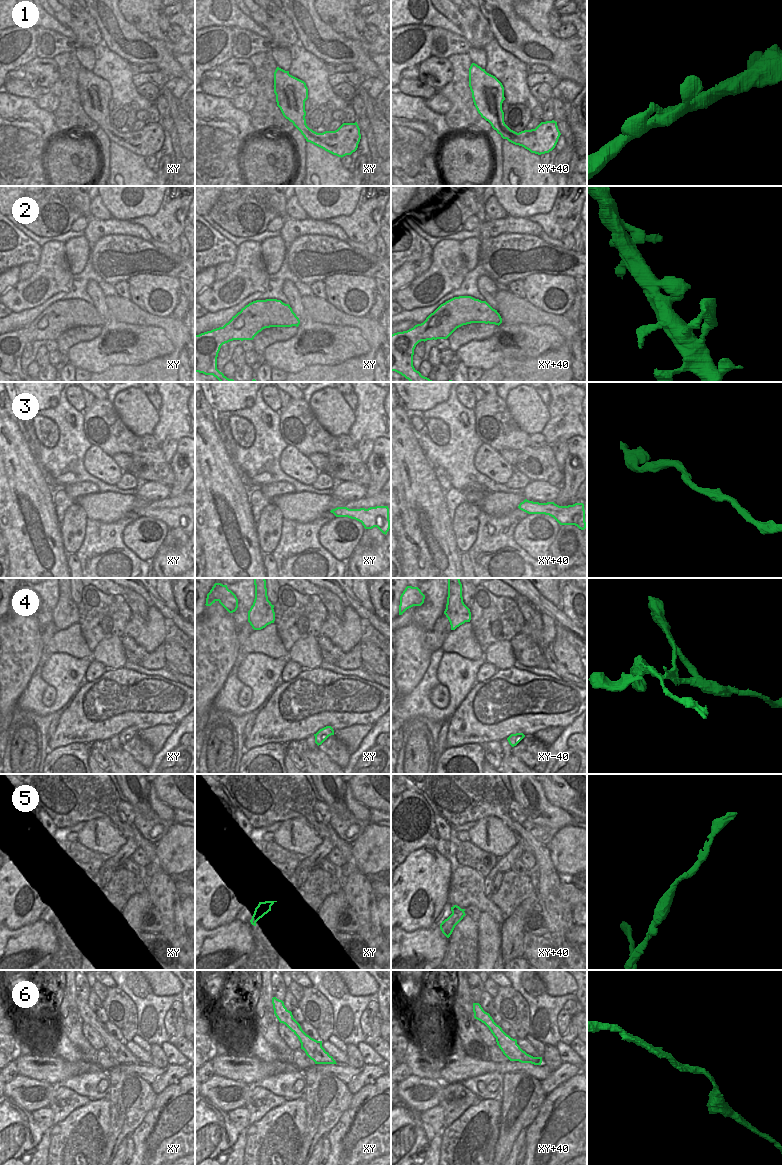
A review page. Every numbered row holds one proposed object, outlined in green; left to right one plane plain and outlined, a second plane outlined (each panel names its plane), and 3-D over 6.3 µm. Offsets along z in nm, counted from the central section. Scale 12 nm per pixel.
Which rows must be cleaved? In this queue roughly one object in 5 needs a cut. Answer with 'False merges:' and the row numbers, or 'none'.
False merges: 4

